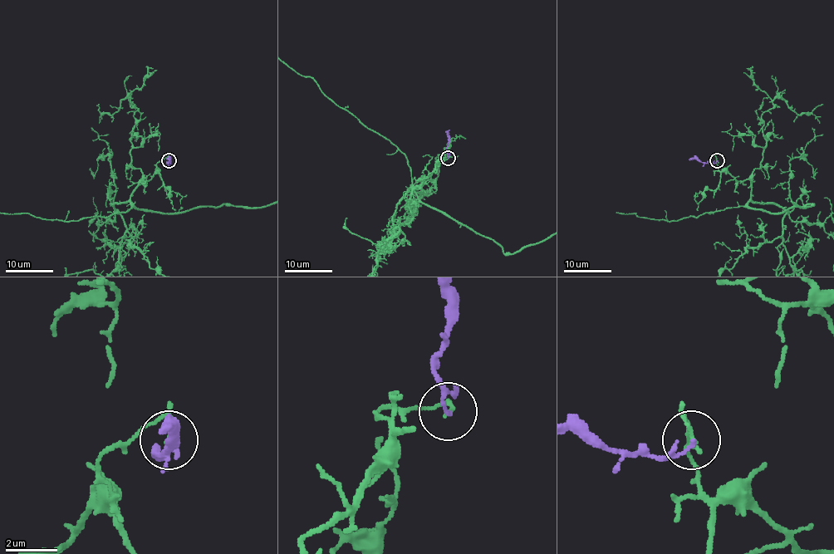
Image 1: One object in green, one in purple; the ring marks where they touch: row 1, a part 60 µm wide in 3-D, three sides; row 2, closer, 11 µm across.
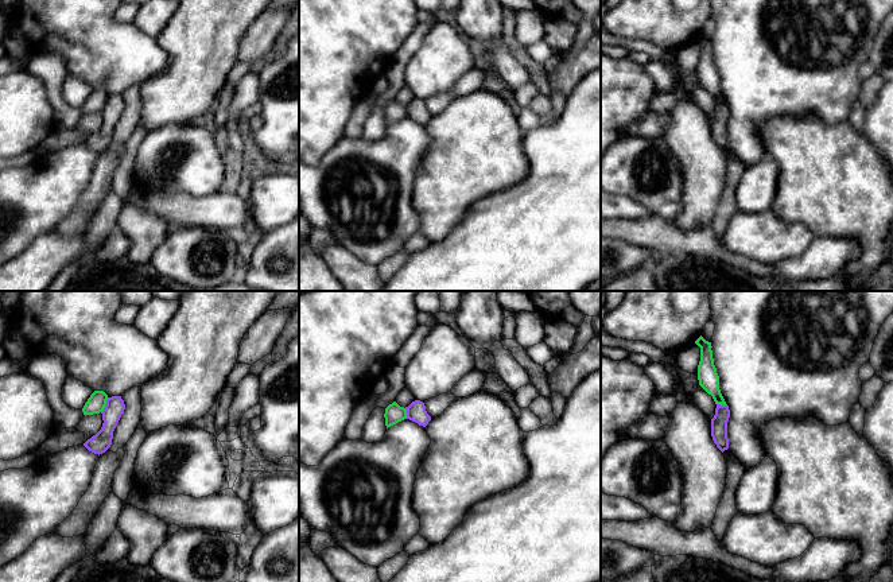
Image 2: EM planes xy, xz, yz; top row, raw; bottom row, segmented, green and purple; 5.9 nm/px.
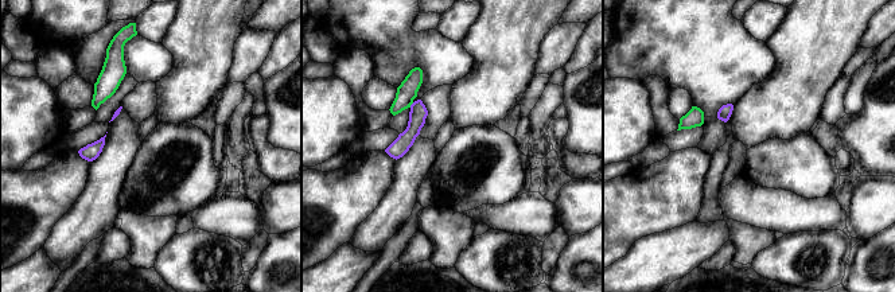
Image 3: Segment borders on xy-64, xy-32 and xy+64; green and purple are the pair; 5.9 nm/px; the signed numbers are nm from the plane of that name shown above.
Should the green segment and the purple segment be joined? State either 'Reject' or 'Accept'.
Reject

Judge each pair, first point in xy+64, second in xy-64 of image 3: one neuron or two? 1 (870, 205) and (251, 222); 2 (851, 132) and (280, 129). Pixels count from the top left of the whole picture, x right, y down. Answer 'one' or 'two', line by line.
1: two
2: one

